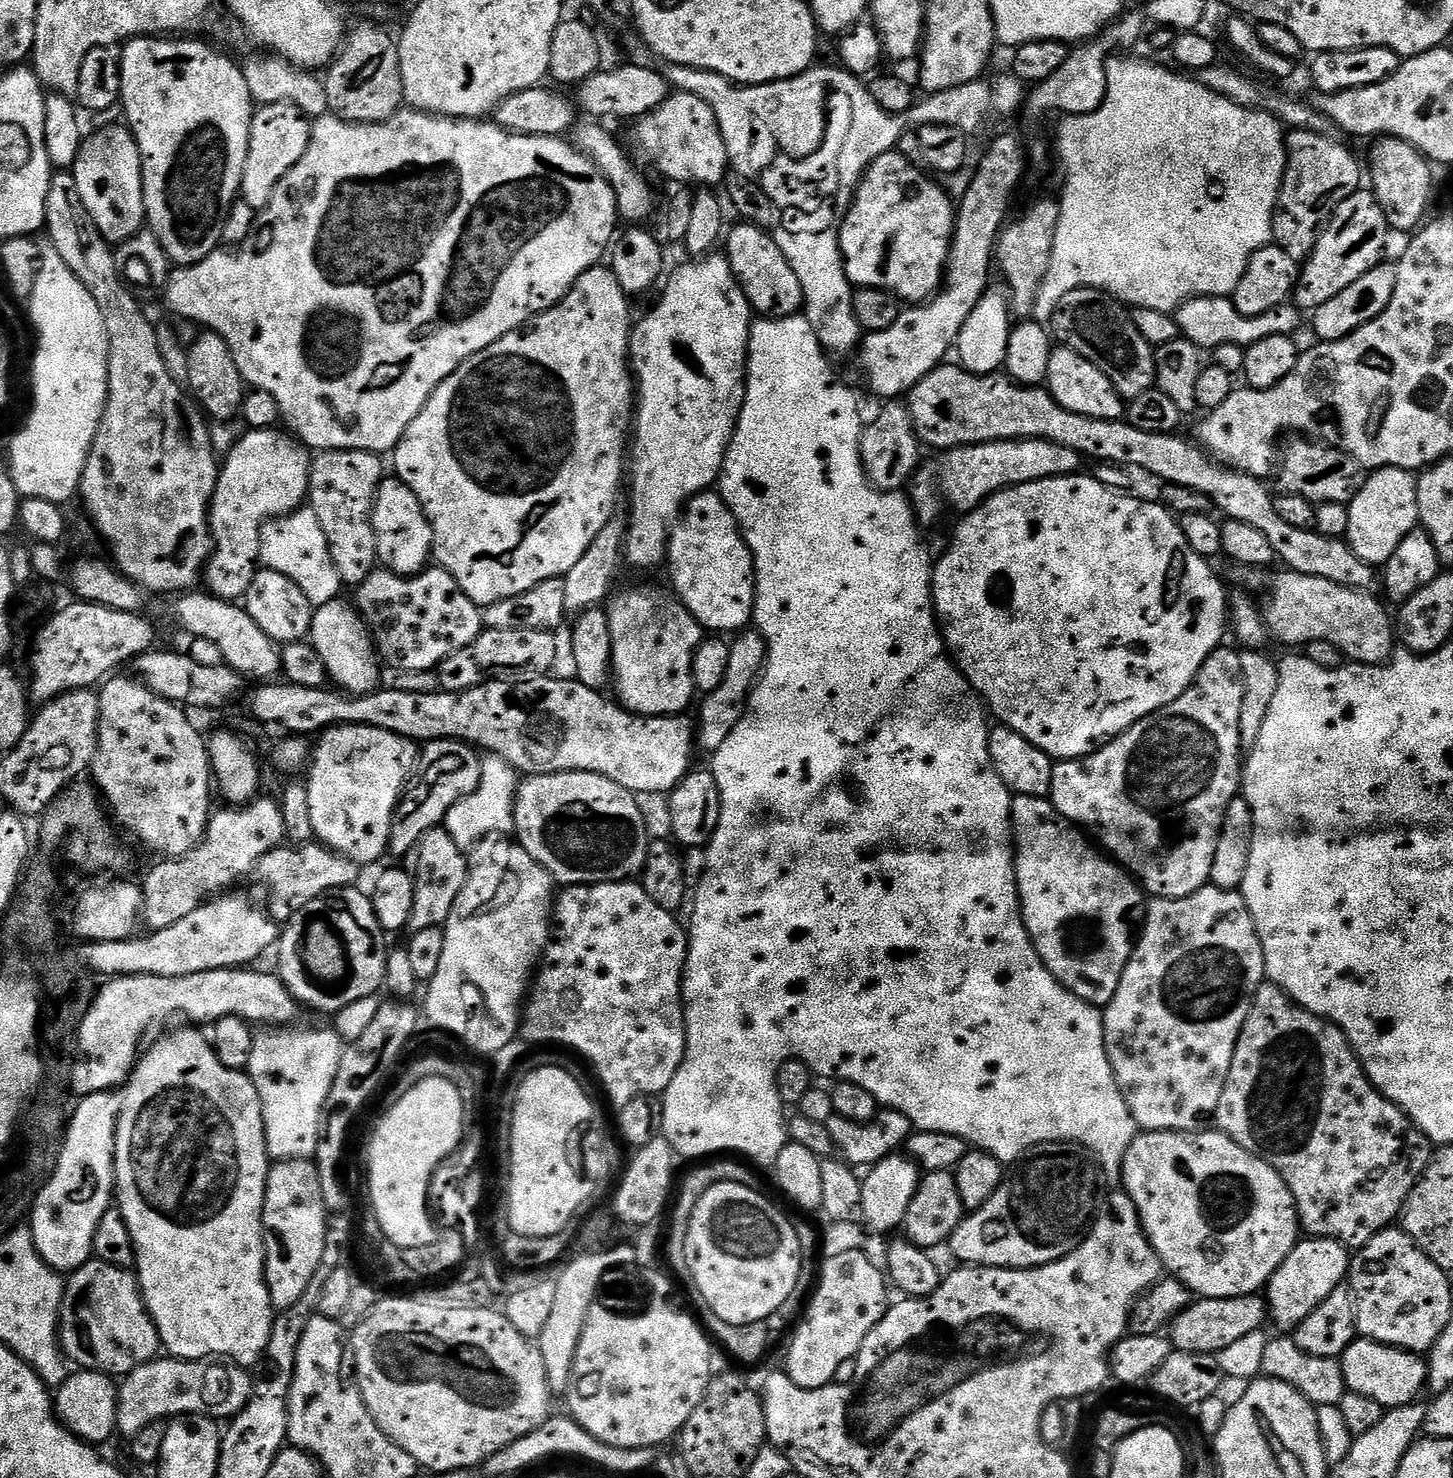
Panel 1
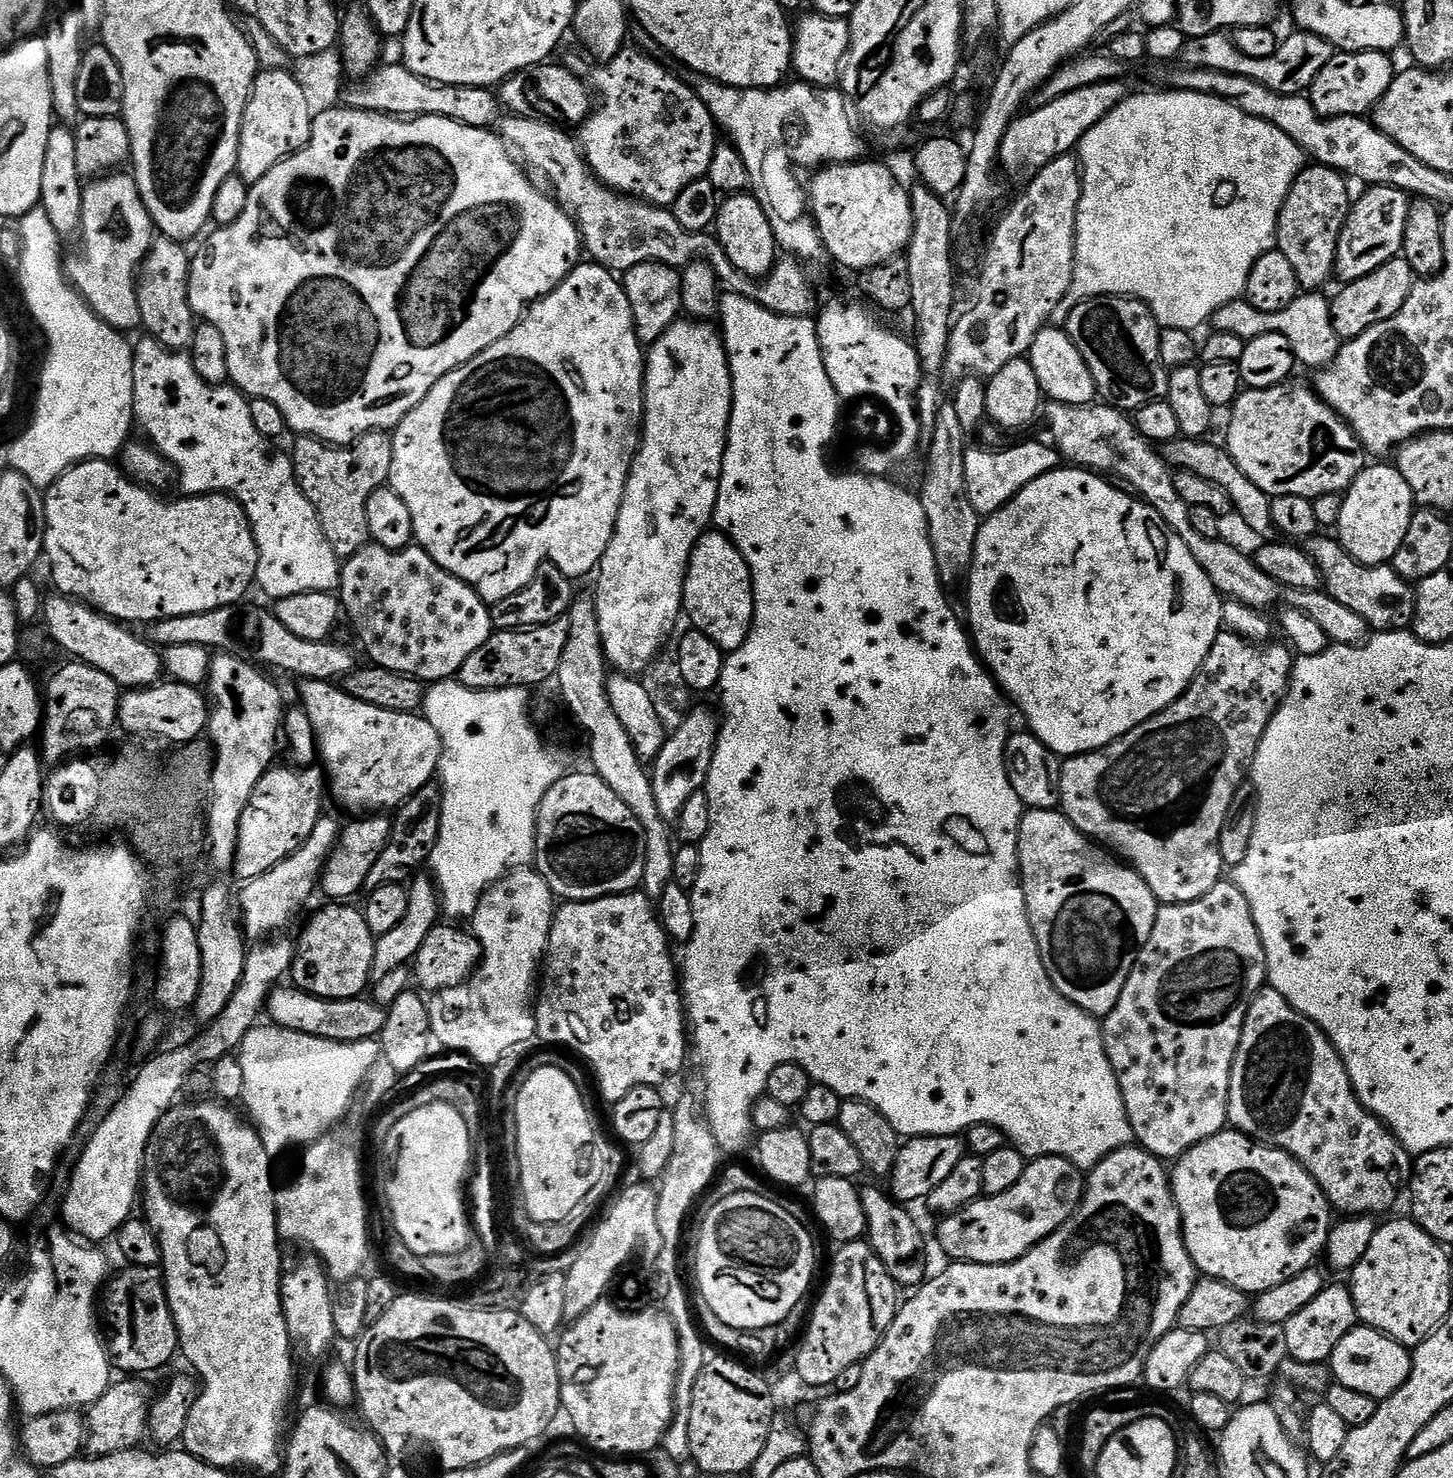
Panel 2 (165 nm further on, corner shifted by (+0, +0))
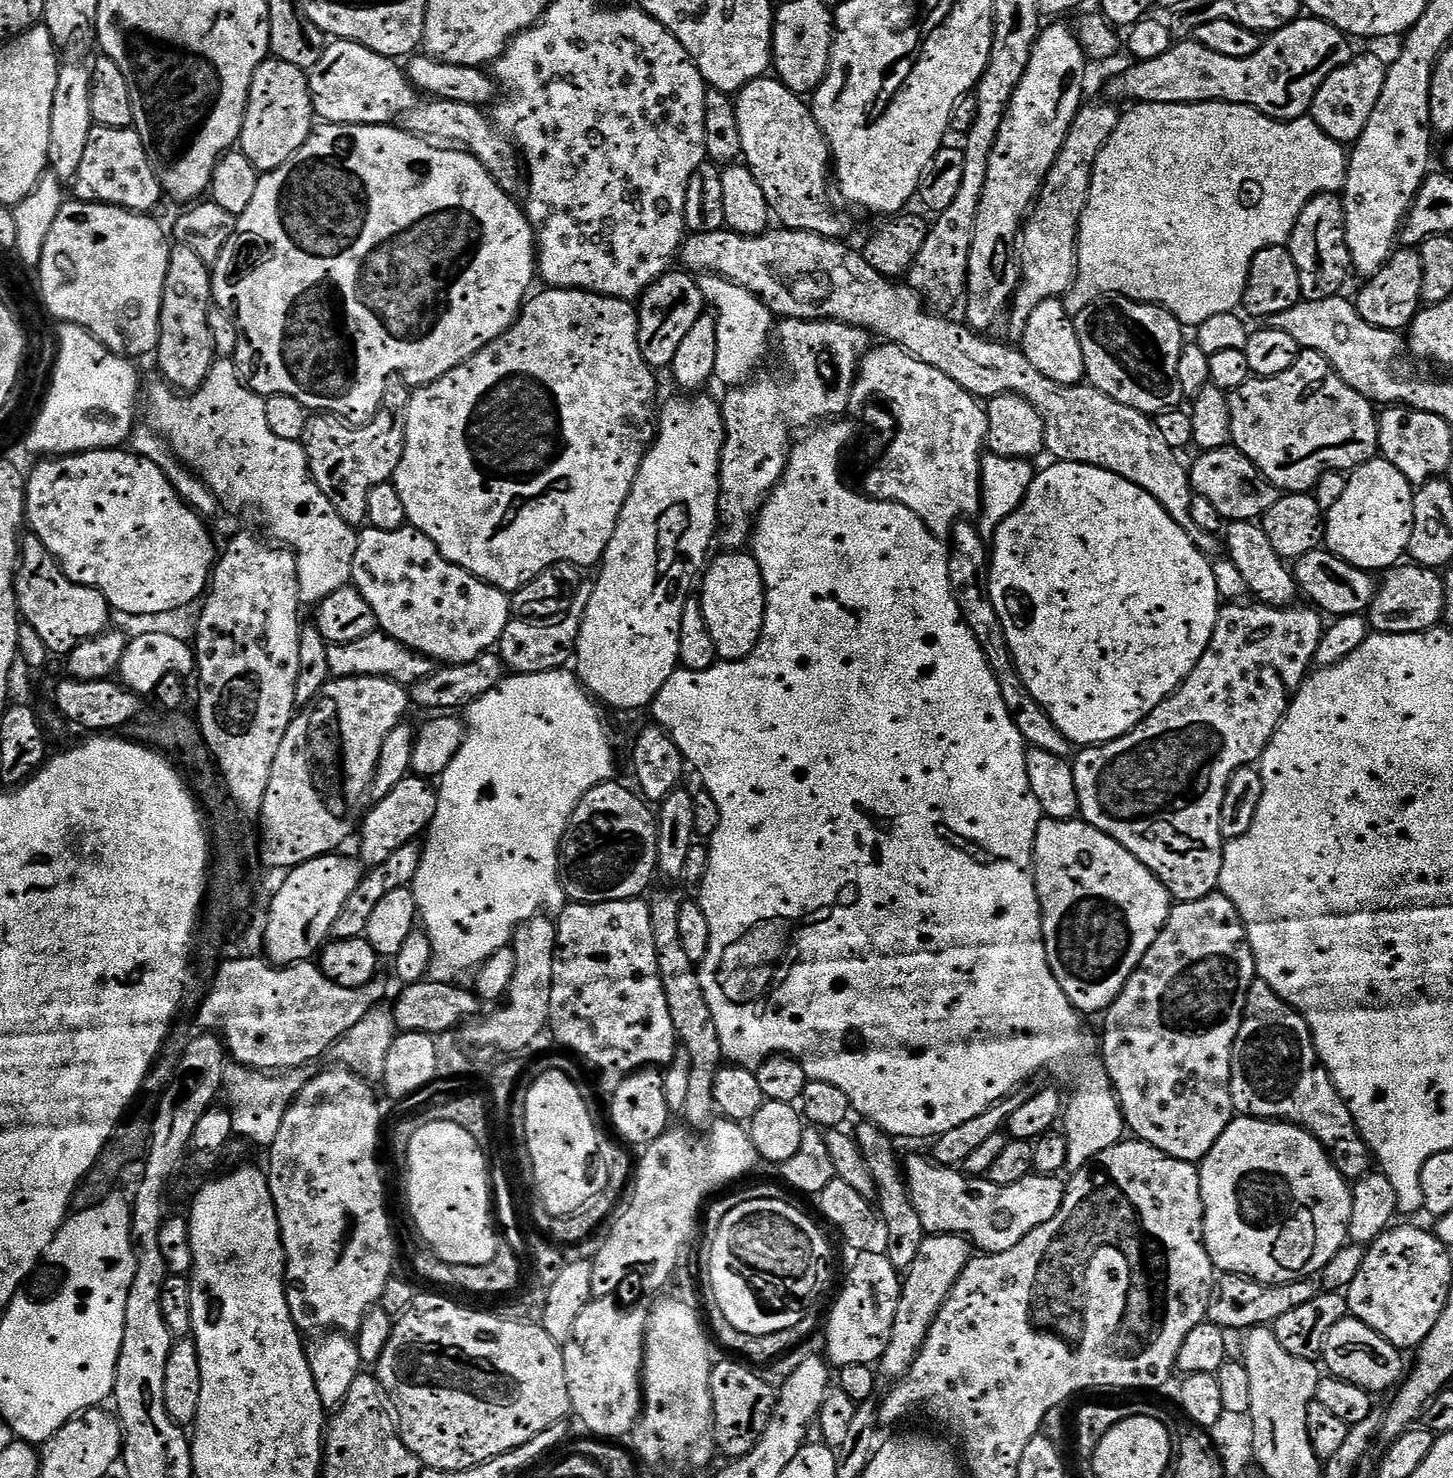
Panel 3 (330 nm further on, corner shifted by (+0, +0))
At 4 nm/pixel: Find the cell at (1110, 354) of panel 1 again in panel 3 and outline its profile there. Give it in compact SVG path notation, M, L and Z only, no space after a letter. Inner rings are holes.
M1101 298L1075 313L1074 323L1078 342L1082 342L1086 380L1093 388L1102 390L1102 394L1114 398L1114 402L1122 402L1122 406L1130 406L1153 418L1185 403L1182 382L1178 382L1178 358L1182 356L1186 337L1185 329L1174 313L1167 312L1159 304L1142 304L1127 298Z

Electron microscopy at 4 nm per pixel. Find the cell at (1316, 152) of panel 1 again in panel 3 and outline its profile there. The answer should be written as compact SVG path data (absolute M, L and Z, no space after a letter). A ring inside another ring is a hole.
M1324 192L1321 196L1310 198L1298 214L1298 222L1286 245L1288 253L1298 266L1300 295L1306 300L1321 300L1341 295L1344 279L1352 268L1350 250L1346 242L1346 222L1344 221L1344 202L1339 195Z

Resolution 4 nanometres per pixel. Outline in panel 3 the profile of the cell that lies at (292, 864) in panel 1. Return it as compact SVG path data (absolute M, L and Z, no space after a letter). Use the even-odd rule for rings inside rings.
M415 774L405 776L402 782L398 782L398 786L394 786L394 790L390 790L390 794L386 798L375 801L363 813L362 823L358 828L358 840L360 836L358 859L361 865L365 869L382 866L382 862L386 862L386 858L393 856L394 850L419 841L432 827L432 820L435 818L437 810L437 785L431 779L423 776Z

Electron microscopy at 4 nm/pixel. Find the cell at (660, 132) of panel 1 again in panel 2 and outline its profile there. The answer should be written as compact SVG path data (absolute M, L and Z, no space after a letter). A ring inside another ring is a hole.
M625 46L608 64L593 69L590 84L598 93L599 104L578 128L578 143L589 168L601 182L621 194L635 194L649 204L675 204L682 189L690 186L690 182L705 179L710 170L718 145L718 125L710 110L698 98L691 83L683 84L666 65L659 64L652 54L639 47Z

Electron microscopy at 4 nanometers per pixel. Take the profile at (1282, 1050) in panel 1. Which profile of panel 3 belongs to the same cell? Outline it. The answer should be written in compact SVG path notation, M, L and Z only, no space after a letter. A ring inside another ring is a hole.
M1259 978L1252 983L1248 991L1244 1021L1232 1047L1230 1094L1232 1107L1241 1116L1253 1116L1255 1120L1278 1120L1305 1128L1314 1138L1318 1138L1318 1142L1327 1150L1345 1180L1355 1182L1368 1175L1369 1146L1360 1137L1346 1102L1340 1097L1330 1074L1320 1063L1320 1055L1312 1041L1312 1031L1296 1010L1278 994L1274 994L1274 990L1270 990L1265 980Z

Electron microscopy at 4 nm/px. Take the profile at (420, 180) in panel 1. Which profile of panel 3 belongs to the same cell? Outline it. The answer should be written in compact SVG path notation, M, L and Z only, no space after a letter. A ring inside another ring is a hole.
M317 123L294 158L278 166L278 170L261 175L254 199L240 216L235 217L236 229L228 234L210 268L215 307L234 314L236 331L240 333L234 363L241 380L262 397L286 394L298 398L309 413L338 416L359 426L376 416L384 393L390 387L388 379L391 376L400 375L405 385L423 386L434 383L469 360L515 324L529 295L528 287L538 276L536 232L528 221L527 211L508 196L511 195L496 183L486 166L469 152L435 147L400 126Z

